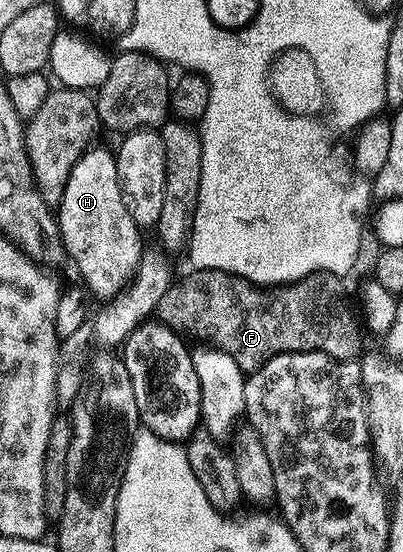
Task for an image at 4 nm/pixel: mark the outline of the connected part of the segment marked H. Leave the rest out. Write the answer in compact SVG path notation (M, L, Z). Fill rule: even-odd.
M88 147L81 155L81 159L77 159L73 171L69 171L69 183L65 183L65 195L57 207L57 220L70 264L73 263L79 268L79 273L83 276L82 282L96 298L99 296L110 299L122 293L134 277L145 242L139 238L140 226L133 223L123 202L123 188L117 175L114 152L110 148L108 150L95 148Z

